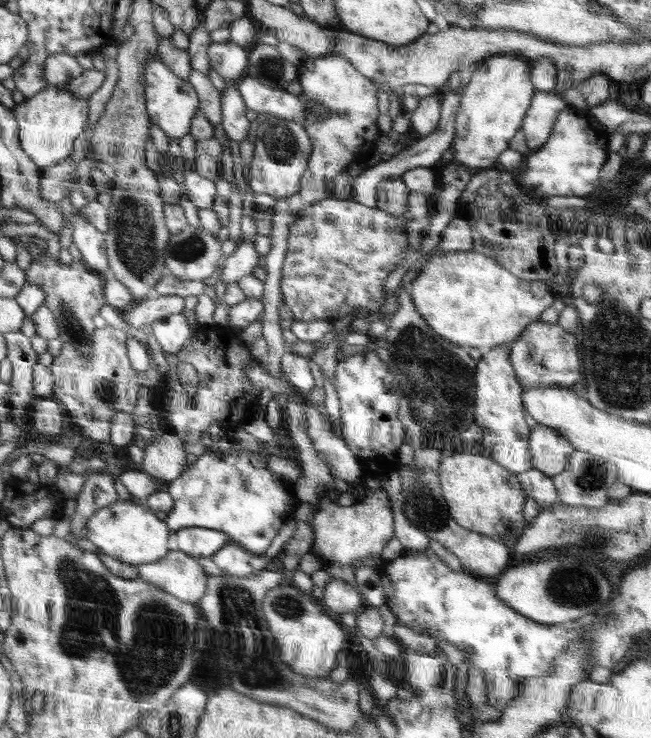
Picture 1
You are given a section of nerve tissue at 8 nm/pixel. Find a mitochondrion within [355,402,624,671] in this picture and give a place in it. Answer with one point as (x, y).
(573, 585)

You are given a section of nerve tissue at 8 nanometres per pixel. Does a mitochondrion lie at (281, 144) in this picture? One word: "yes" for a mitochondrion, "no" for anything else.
yes

